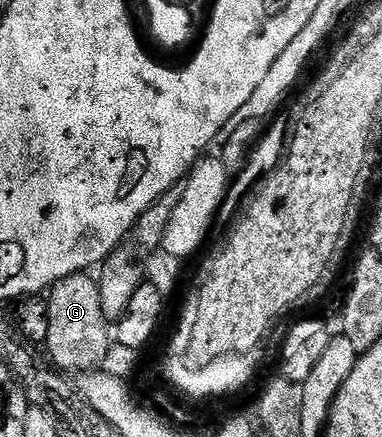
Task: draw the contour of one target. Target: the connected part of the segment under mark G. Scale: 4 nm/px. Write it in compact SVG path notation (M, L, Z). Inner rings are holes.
M79 272L62 278L51 287L47 297L49 326L44 346L48 348L52 364L64 372L97 369L110 350L110 342L112 346L112 332L108 330L109 323L103 312L97 279L90 276L89 273Z

